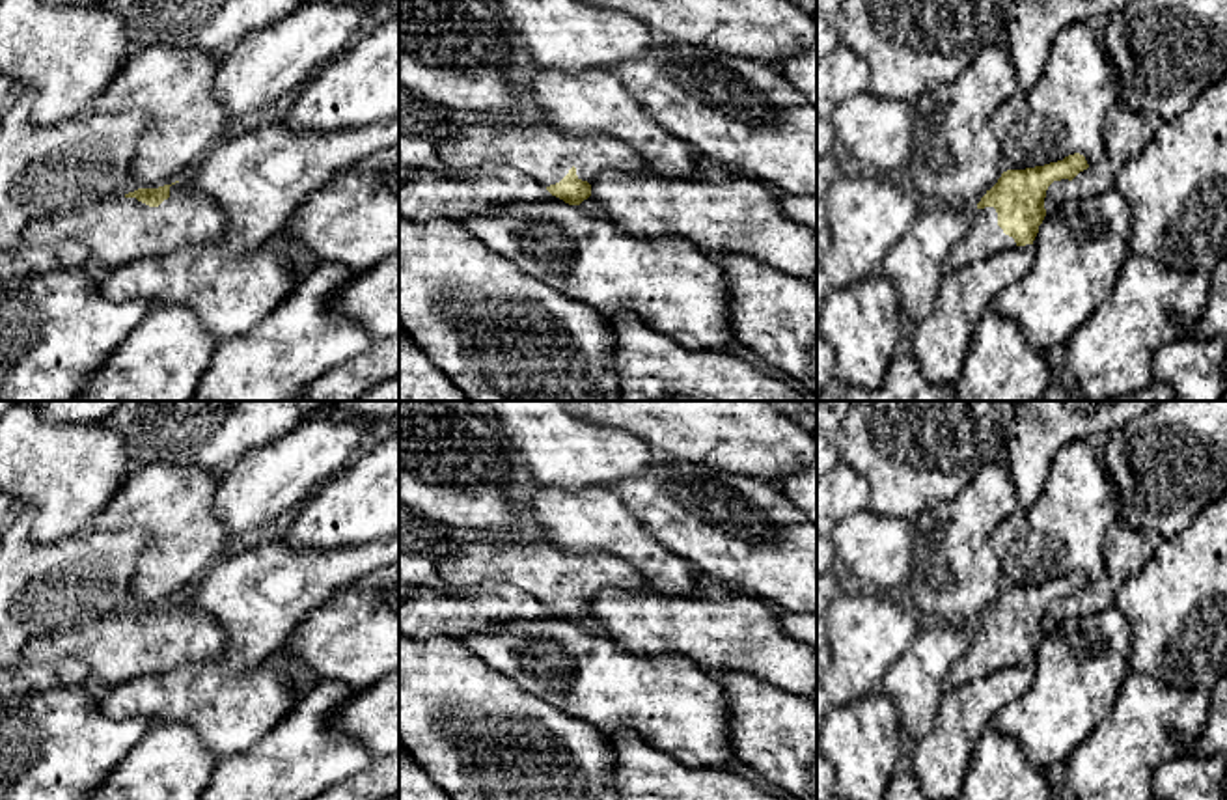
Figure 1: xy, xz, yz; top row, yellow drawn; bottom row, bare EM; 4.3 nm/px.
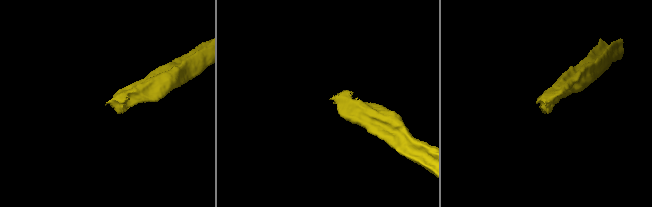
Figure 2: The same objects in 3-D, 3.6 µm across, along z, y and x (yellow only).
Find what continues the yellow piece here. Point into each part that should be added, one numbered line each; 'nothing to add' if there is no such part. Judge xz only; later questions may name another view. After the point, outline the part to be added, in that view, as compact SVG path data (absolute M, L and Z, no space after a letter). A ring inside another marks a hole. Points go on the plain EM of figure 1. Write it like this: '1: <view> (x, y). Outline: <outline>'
1: xz (536, 565). Outline: M474 535L457 541L438 569L448 587L477 589L498 582L518 587L545 606L559 600L572 584L578 597L589 602L602 589L651 587L623 558L608 552L567 552L541 535L517 541Z

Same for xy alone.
1: xy (120, 648). Outline: M190 593L170 604L170 615L149 625L136 615L112 615L28 643L22 664L76 656L90 668L90 686L104 692L125 681L164 673L185 662L220 658L227 634L192 610Z

